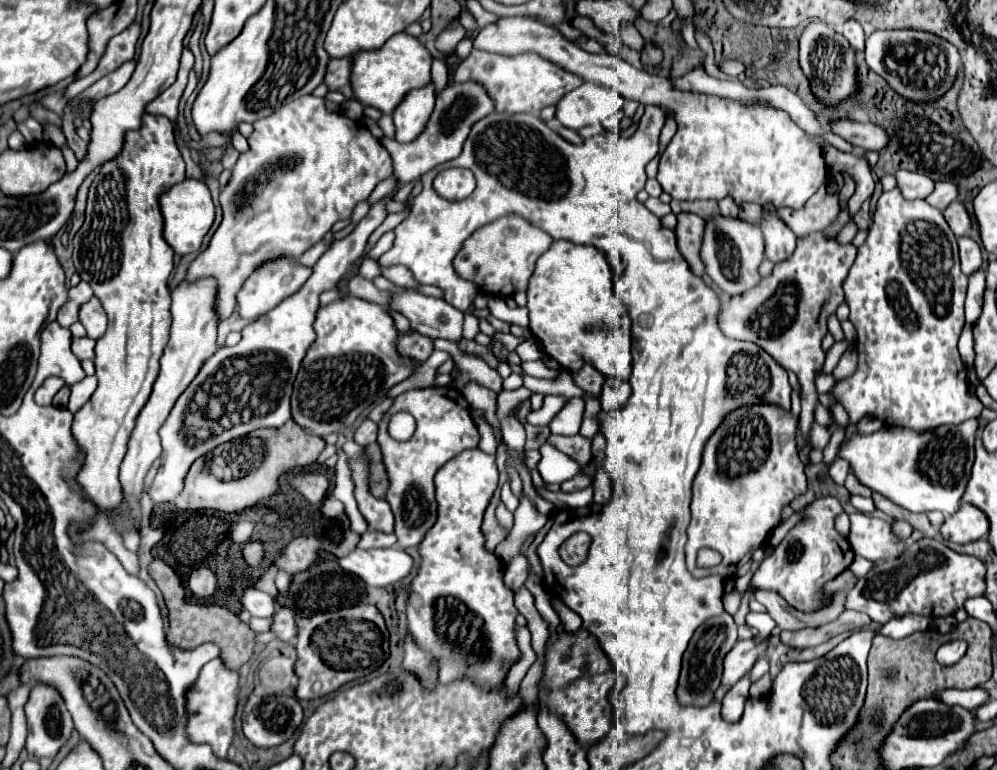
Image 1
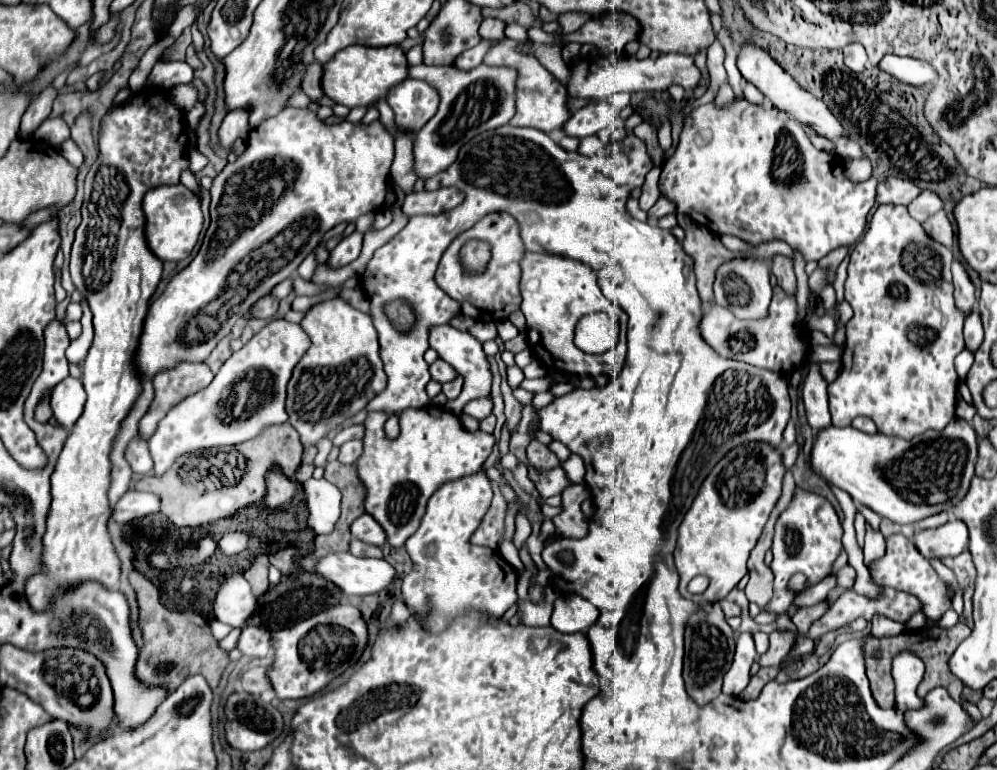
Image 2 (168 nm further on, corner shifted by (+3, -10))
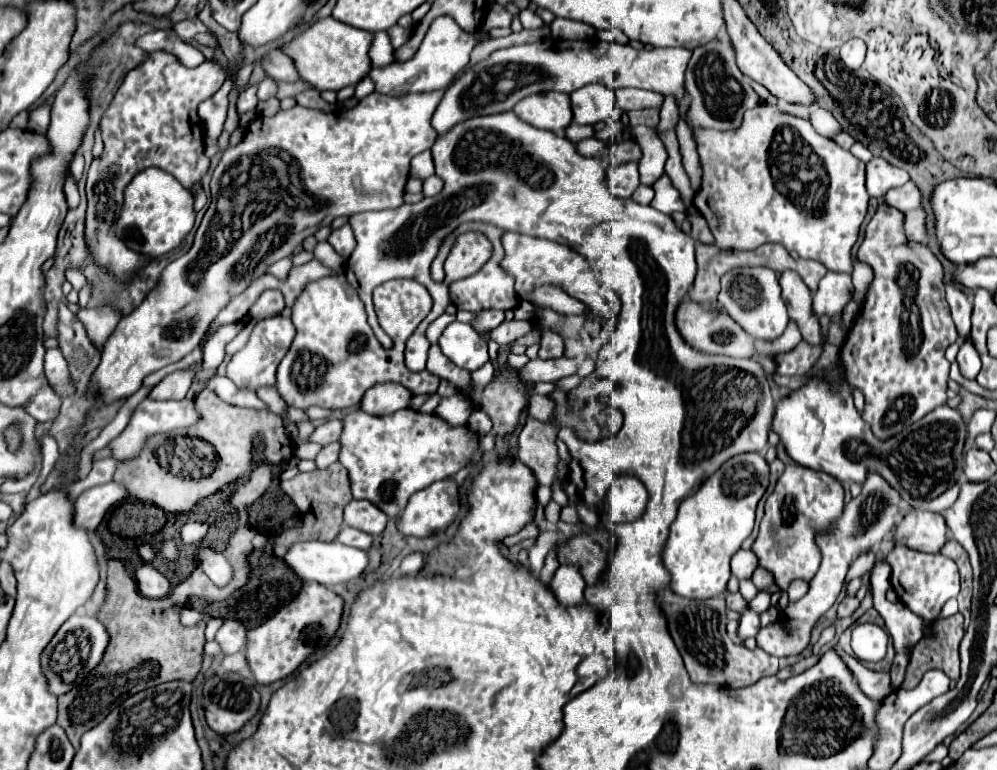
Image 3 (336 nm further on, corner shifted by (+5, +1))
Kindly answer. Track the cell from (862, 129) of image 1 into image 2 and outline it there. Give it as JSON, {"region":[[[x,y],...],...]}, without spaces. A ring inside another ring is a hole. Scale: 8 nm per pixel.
{"region":[[[742,45],[742,51],[738,55],[738,69],[742,73],[742,77],[746,81],[750,81],[752,85],[756,85],[778,109],[790,113],[796,121],[804,123],[804,125],[810,125],[818,135],[834,141],[834,139],[840,139],[846,135],[844,127],[840,125],[840,121],[830,113],[830,109],[820,101],[816,99],[814,95],[806,93],[800,89],[800,85],[784,71],[780,69],[780,65],[760,47],[754,47],[754,45]]]}

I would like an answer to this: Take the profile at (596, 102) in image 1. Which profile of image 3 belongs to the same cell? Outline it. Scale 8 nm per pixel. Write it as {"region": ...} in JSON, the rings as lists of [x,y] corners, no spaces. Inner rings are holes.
{"region":[[[600,84],[582,86],[580,90],[574,90],[570,98],[572,98],[572,112],[576,124],[594,126],[596,122],[608,120],[612,110],[616,108],[614,90]]]}

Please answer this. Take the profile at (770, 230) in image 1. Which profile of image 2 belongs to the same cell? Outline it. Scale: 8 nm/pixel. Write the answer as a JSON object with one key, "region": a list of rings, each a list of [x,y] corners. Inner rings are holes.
{"region":[[[774,255],[770,261],[770,267],[772,267],[772,273],[776,275],[778,285],[786,293],[794,293],[796,291],[796,275],[794,275],[792,259],[786,255]]]}

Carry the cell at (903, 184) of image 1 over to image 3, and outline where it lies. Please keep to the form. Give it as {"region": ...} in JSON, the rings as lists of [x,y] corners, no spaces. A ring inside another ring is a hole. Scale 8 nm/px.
{"region":[[[872,158],[866,164],[866,190],[872,198],[882,198],[892,186],[908,182],[908,172],[888,164],[884,158]]]}

